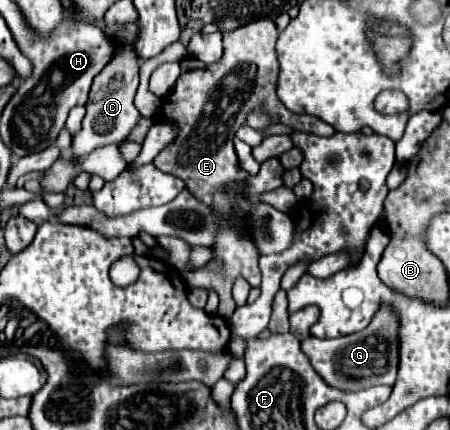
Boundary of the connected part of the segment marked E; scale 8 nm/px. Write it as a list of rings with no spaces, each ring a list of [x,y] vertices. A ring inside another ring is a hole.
[[[258,19],[254,23],[244,25],[242,29],[230,31],[224,35],[224,55],[218,63],[214,65],[206,65],[194,57],[184,57],[180,61],[180,77],[172,89],[172,95],[168,95],[160,107],[160,113],[164,119],[172,119],[176,129],[178,129],[178,137],[166,145],[166,149],[162,149],[162,153],[158,153],[158,157],[154,157],[154,167],[160,169],[162,173],[172,173],[176,177],[180,177],[186,187],[190,189],[190,193],[194,193],[194,197],[198,197],[198,201],[202,203],[210,203],[210,207],[214,209],[214,215],[218,217],[218,233],[216,233],[216,241],[210,247],[214,251],[212,261],[220,263],[218,269],[204,265],[200,269],[194,271],[194,279],[188,279],[188,287],[206,287],[206,289],[214,289],[220,297],[220,307],[218,307],[218,315],[222,315],[224,319],[230,319],[234,313],[234,301],[230,295],[230,289],[234,285],[234,281],[238,277],[246,279],[251,287],[260,287],[261,272],[258,267],[258,249],[254,249],[254,239],[250,237],[248,231],[248,223],[246,217],[252,213],[252,209],[260,203],[260,195],[274,191],[278,187],[282,187],[282,165],[278,163],[262,163],[258,175],[248,175],[242,167],[238,167],[238,157],[234,153],[234,135],[236,131],[246,123],[246,117],[250,113],[250,109],[258,109],[258,105],[266,105],[266,113],[270,113],[270,121],[274,123],[282,123],[288,125],[295,131],[304,133],[314,133],[314,135],[334,135],[336,129],[324,121],[320,121],[318,117],[310,117],[310,115],[296,115],[292,111],[288,111],[282,101],[276,97],[276,79],[278,79],[278,59],[276,59],[276,45],[278,39],[278,29],[270,19]]]

